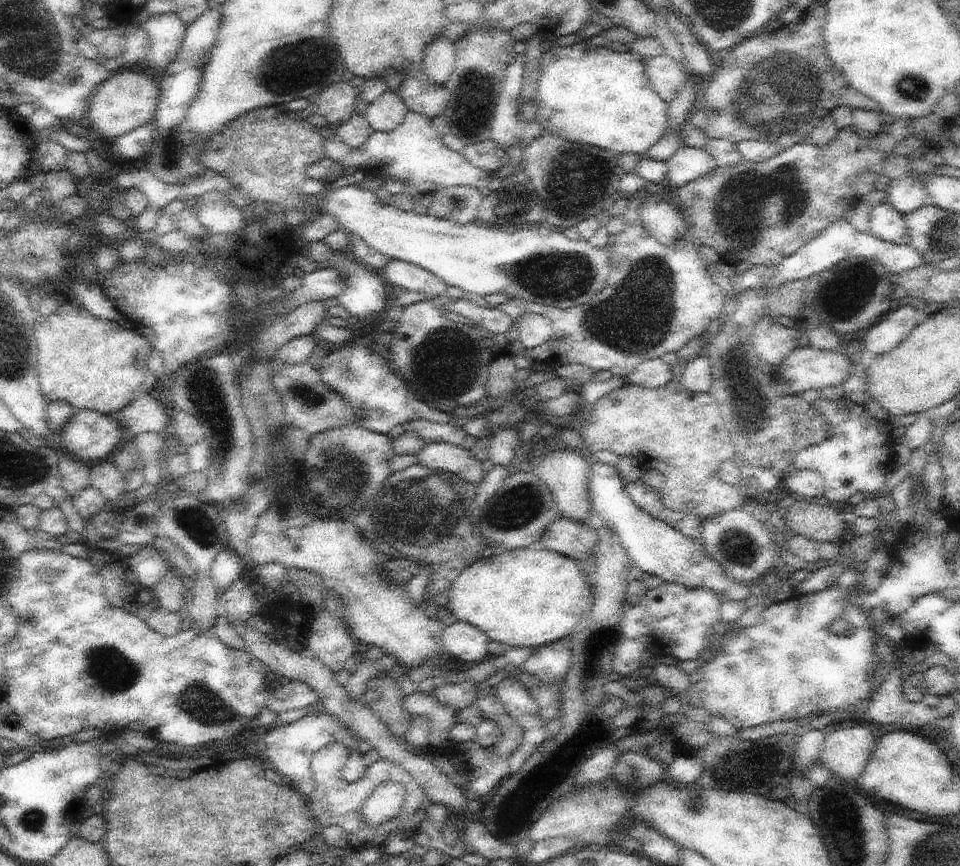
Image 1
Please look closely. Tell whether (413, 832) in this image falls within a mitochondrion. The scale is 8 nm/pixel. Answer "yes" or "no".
no

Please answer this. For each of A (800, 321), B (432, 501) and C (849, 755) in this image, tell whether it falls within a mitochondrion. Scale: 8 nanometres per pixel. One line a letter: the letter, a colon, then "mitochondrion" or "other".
A: other
B: mitochondrion
C: other

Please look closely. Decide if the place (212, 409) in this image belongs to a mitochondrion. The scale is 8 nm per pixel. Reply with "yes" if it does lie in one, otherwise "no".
yes

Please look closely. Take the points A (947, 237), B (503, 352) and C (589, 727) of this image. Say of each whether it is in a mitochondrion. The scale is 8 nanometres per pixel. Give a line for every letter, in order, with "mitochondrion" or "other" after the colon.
A: mitochondrion
B: other
C: mitochondrion

